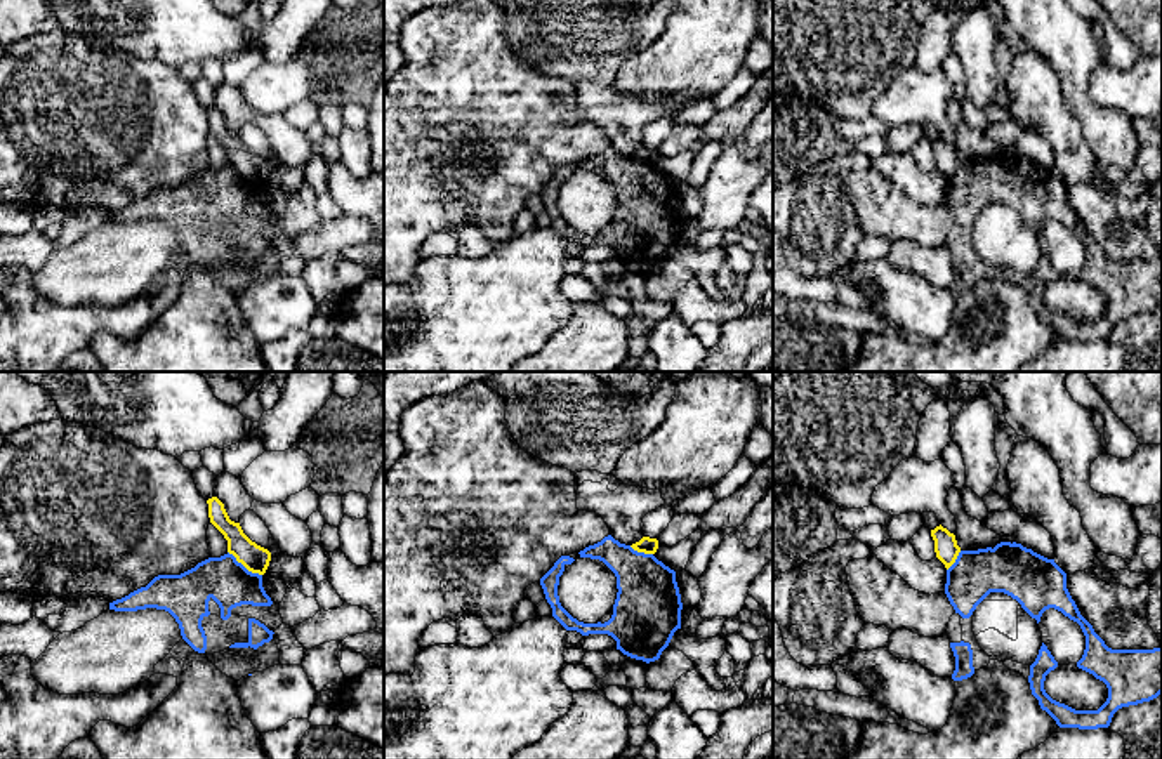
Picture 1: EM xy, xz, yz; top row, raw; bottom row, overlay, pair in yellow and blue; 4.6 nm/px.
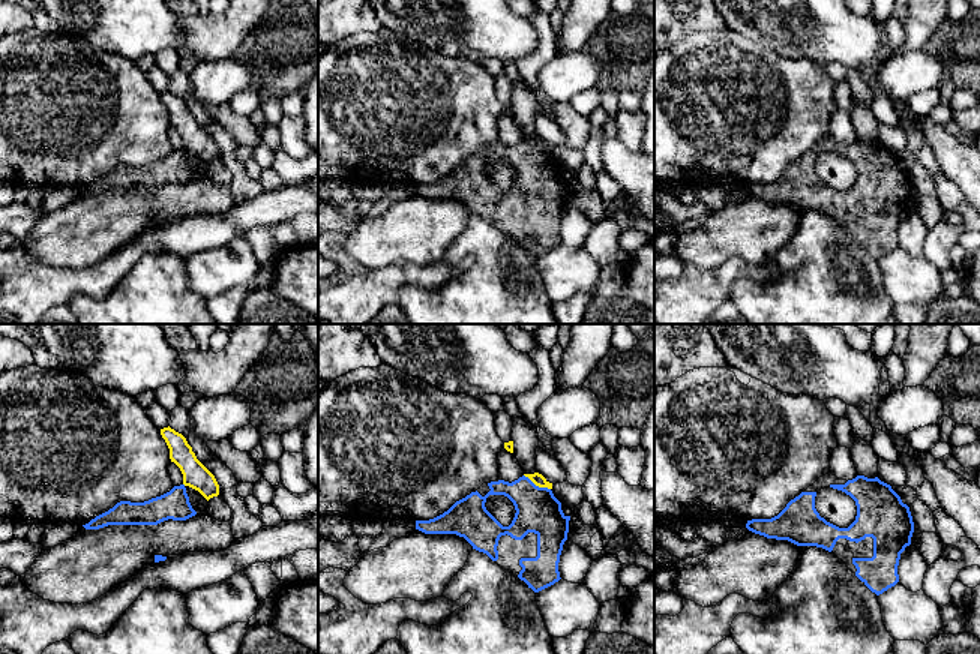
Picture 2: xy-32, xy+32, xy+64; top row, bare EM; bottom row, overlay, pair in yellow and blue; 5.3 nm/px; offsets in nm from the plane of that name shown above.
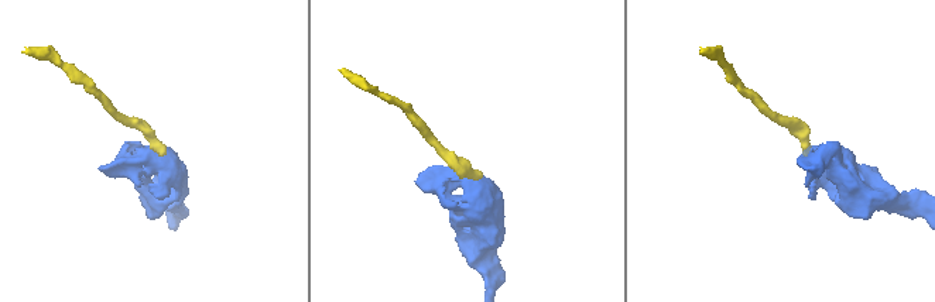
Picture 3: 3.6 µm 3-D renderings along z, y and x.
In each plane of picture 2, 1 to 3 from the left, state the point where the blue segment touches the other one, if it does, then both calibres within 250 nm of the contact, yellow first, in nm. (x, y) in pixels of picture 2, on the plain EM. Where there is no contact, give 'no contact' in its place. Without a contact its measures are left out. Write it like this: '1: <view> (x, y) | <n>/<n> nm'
1: no contact
2: xy+32 (538, 149) | 70/240 nm
3: no contact

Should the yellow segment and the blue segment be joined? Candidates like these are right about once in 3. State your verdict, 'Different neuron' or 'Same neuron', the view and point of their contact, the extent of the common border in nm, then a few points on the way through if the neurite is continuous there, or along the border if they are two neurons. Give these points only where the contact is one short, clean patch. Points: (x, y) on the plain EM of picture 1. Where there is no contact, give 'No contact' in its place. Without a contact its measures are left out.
Different neuron. Touches yellow at xy (245, 178). Shared border 200 nm. Boundary: xy (228, 162), (249, 181), (261, 186)

